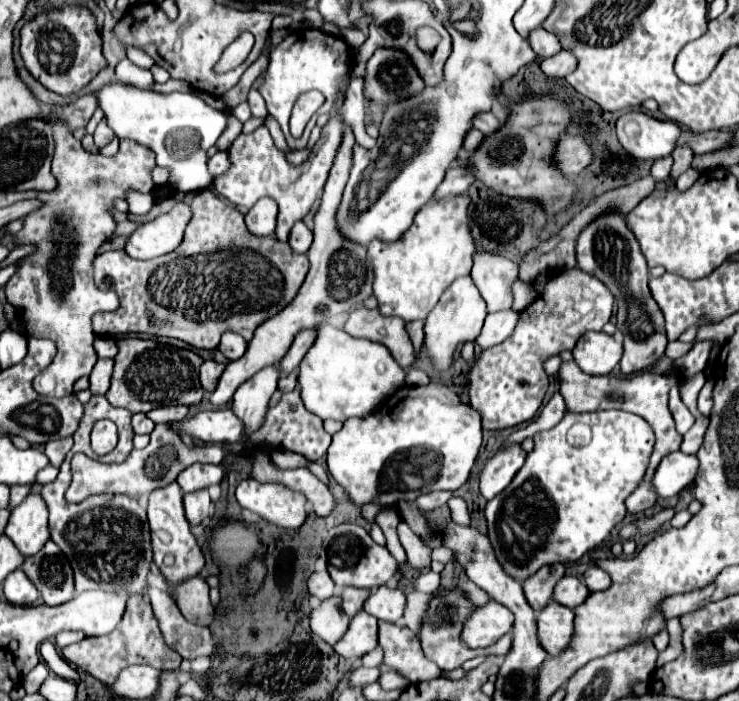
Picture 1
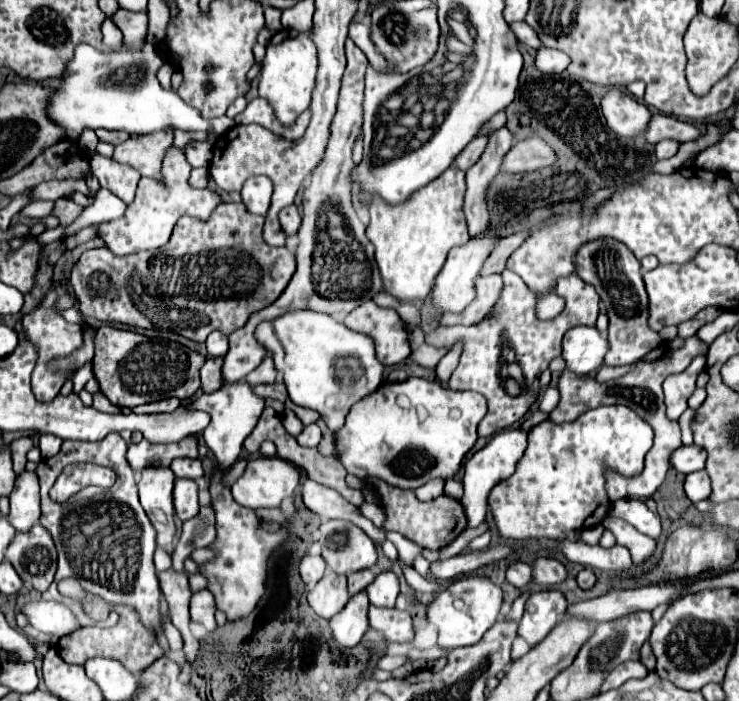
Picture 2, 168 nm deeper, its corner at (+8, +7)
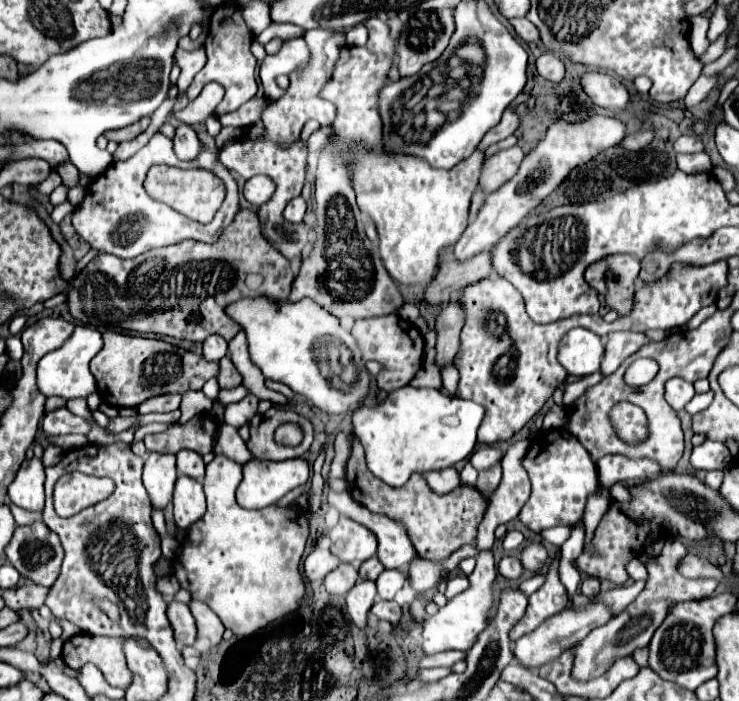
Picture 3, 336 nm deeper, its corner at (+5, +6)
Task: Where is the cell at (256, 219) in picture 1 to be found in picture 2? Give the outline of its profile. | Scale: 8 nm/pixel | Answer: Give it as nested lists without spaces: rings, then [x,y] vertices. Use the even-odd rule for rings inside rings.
[[[253,177],[253,179],[245,181],[245,185],[241,189],[243,205],[249,209],[249,213],[263,217],[269,209],[271,193],[273,193],[273,185],[267,177]]]

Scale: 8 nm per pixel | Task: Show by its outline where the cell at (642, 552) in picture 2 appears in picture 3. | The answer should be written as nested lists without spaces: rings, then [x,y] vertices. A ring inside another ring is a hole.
[[[670,538],[666,540],[662,554],[656,558],[656,562],[646,564],[646,568],[648,568],[648,582],[646,582],[644,592],[632,604],[628,604],[616,618],[608,620],[604,626],[598,626],[596,630],[592,630],[576,646],[574,674],[580,680],[588,680],[588,678],[596,678],[596,676],[604,674],[604,670],[608,670],[612,666],[612,662],[616,662],[616,658],[630,656],[636,648],[648,646],[652,634],[668,616],[670,606],[674,606],[676,602],[682,602],[682,600],[708,598],[708,596],[712,596],[712,592],[718,586],[718,582],[712,578],[710,580],[688,580],[688,578],[680,576],[674,566],[674,540],[670,540]]]

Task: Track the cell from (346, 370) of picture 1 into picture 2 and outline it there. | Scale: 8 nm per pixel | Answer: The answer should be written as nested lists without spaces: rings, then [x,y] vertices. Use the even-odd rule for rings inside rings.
[[[293,311],[293,313],[285,313],[281,317],[277,317],[277,321],[271,321],[271,323],[261,323],[255,331],[255,337],[259,343],[263,343],[267,347],[269,353],[273,353],[273,359],[275,359],[275,369],[281,371],[281,377],[287,385],[287,391],[289,391],[289,399],[299,405],[299,407],[307,407],[307,409],[313,409],[317,411],[323,421],[327,423],[327,427],[331,431],[337,431],[343,423],[345,423],[345,417],[349,413],[349,409],[361,401],[365,395],[373,393],[375,389],[379,389],[381,381],[383,381],[383,363],[377,359],[375,355],[375,343],[369,335],[361,335],[357,331],[351,331],[347,329],[343,323],[335,321],[331,315],[325,315],[325,313],[317,313],[317,311]],[[339,359],[357,359],[359,363],[355,363],[355,377],[353,381],[349,379],[349,383],[345,383],[343,375],[339,373],[337,377],[337,361]]]

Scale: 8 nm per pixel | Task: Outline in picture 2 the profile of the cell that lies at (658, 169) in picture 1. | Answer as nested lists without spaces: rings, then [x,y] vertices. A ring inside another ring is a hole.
[[[661,141],[655,145],[655,157],[657,159],[669,159],[677,153],[677,147],[679,147],[677,141]]]

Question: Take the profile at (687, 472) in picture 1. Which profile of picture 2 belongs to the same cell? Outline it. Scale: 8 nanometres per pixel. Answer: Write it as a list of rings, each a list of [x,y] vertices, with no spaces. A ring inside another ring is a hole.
[[[681,445],[679,449],[675,449],[669,457],[669,463],[675,471],[679,473],[693,473],[693,471],[701,471],[705,467],[705,459],[707,459],[707,453],[697,447],[697,445]]]

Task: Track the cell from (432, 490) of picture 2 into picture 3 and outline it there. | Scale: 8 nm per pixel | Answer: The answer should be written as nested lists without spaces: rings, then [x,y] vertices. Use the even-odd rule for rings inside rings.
[[[444,468],[444,470],[436,470],[436,472],[428,472],[428,474],[424,474],[424,478],[426,478],[428,486],[438,494],[448,494],[460,486],[460,474],[456,468]]]

